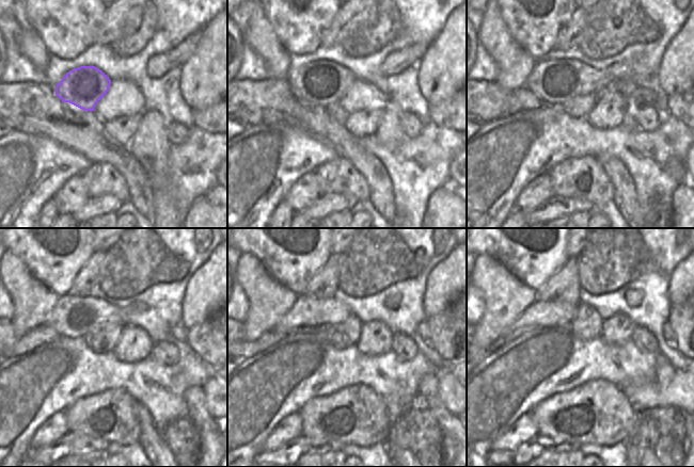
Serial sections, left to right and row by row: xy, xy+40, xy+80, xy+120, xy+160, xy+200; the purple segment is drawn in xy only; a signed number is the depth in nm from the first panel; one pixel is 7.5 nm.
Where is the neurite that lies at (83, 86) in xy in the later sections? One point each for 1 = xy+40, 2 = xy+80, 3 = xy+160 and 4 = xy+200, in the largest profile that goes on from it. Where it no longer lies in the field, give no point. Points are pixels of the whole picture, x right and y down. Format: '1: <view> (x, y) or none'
1: xy+40 (321, 82)
2: xy+80 (552, 81)
3: xy+160 (306, 312)
4: xy+200 (540, 312)

